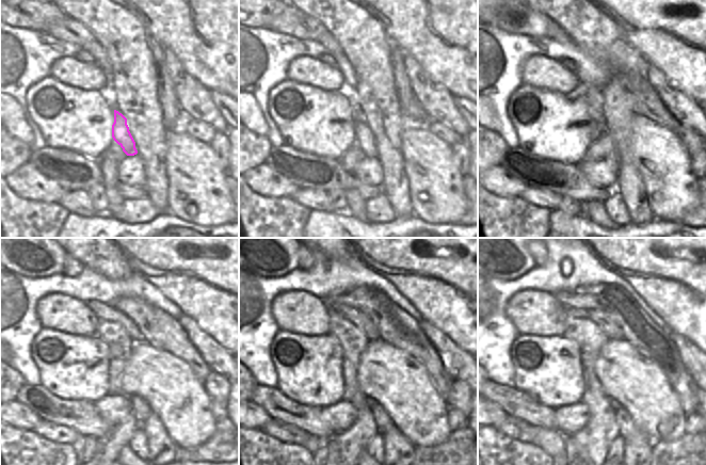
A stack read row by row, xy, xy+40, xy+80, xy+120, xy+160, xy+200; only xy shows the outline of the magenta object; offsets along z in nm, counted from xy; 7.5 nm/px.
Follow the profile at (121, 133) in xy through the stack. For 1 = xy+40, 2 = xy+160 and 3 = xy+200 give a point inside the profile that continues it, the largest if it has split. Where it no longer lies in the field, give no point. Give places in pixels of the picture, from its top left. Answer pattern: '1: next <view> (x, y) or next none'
1: next xy+40 (364, 138)
2: next xy+160 (383, 421)
3: next xy+200 (628, 431)

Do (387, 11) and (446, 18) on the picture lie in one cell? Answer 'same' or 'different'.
same

